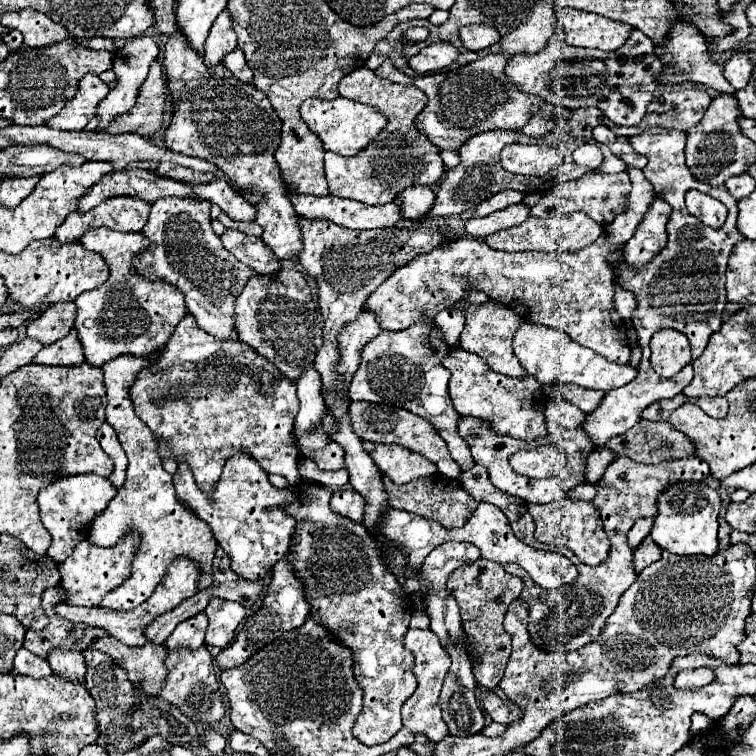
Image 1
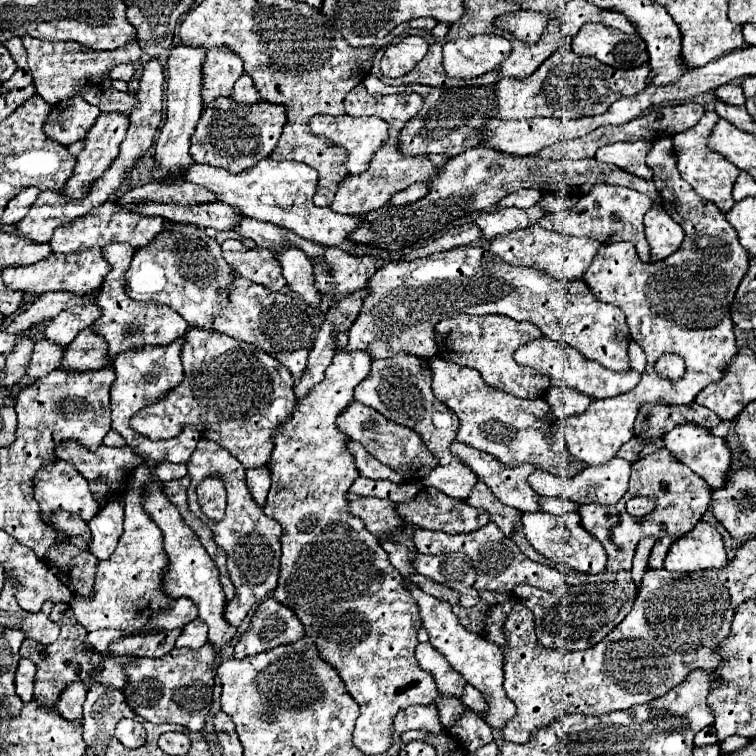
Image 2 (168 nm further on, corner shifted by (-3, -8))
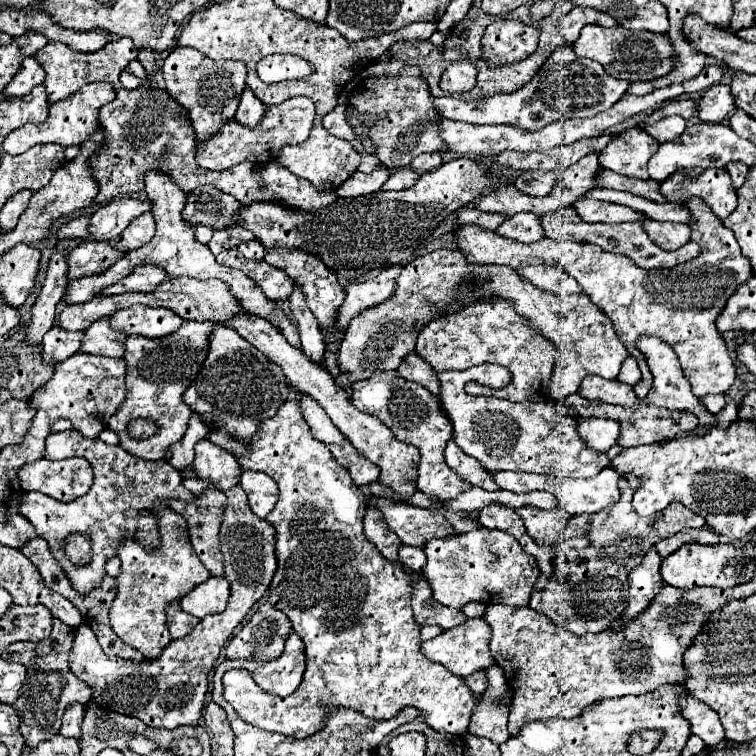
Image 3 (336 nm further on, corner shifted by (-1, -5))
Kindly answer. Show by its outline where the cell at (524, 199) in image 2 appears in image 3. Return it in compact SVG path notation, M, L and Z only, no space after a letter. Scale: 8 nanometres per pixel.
M524 171L516 181L514 187L520 193L532 195L532 197L544 197L556 187L558 175L554 171Z

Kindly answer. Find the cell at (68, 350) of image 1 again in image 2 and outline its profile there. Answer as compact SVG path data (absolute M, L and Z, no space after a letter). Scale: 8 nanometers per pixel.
M84 328L72 344L66 346L62 370L74 370L74 372L90 372L100 370L110 364L108 356L108 342L102 336L96 336L92 328Z

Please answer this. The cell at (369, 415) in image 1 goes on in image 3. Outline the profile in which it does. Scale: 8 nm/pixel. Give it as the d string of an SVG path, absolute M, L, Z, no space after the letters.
M234 317L228 327L236 329L238 333L242 333L242 337L246 341L250 341L254 347L258 347L266 357L270 357L274 363L278 363L284 371L284 375L288 377L288 381L302 393L308 393L312 399L316 399L320 403L320 407L328 413L328 417L332 419L332 423L344 433L346 439L350 439L350 443L372 463L376 463L380 467L380 481L388 487L392 487L398 497L406 499L416 491L416 473L418 473L418 449L414 445L406 445L402 441L398 441L394 437L394 433L382 423L378 421L378 417L370 415L370 413L362 413L358 411L350 397L346 395L346 391L342 387L338 387L332 381L332 375L322 369L318 363L312 363L300 349L292 347L282 333L278 333L278 329L274 329L274 325L270 325L266 319L260 317Z

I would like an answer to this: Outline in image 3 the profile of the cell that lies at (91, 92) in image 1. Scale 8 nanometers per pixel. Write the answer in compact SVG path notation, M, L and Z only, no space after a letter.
M108 83L84 85L82 89L78 89L78 93L70 95L68 99L52 103L50 105L50 115L48 115L48 119L44 123L26 123L18 131L12 131L4 139L4 151L10 153L10 155L20 155L20 153L28 151L30 147L34 147L38 143L58 143L62 147L80 145L98 127L98 111L100 111L100 107L110 103L114 97L116 97L116 93Z

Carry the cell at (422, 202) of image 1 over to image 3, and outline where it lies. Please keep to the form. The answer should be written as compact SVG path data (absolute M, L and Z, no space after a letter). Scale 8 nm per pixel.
M398 169L394 171L388 181L382 185L384 191L402 191L402 189L410 189L416 181L418 181L418 173L412 169Z

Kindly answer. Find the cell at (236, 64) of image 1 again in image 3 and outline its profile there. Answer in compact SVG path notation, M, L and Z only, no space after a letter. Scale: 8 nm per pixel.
M246 87L242 91L242 97L240 97L240 105L238 105L238 111L236 111L236 121L240 121L242 125L248 125L248 127L256 127L262 119L266 111L266 105L258 101L258 97L254 97L252 89Z

